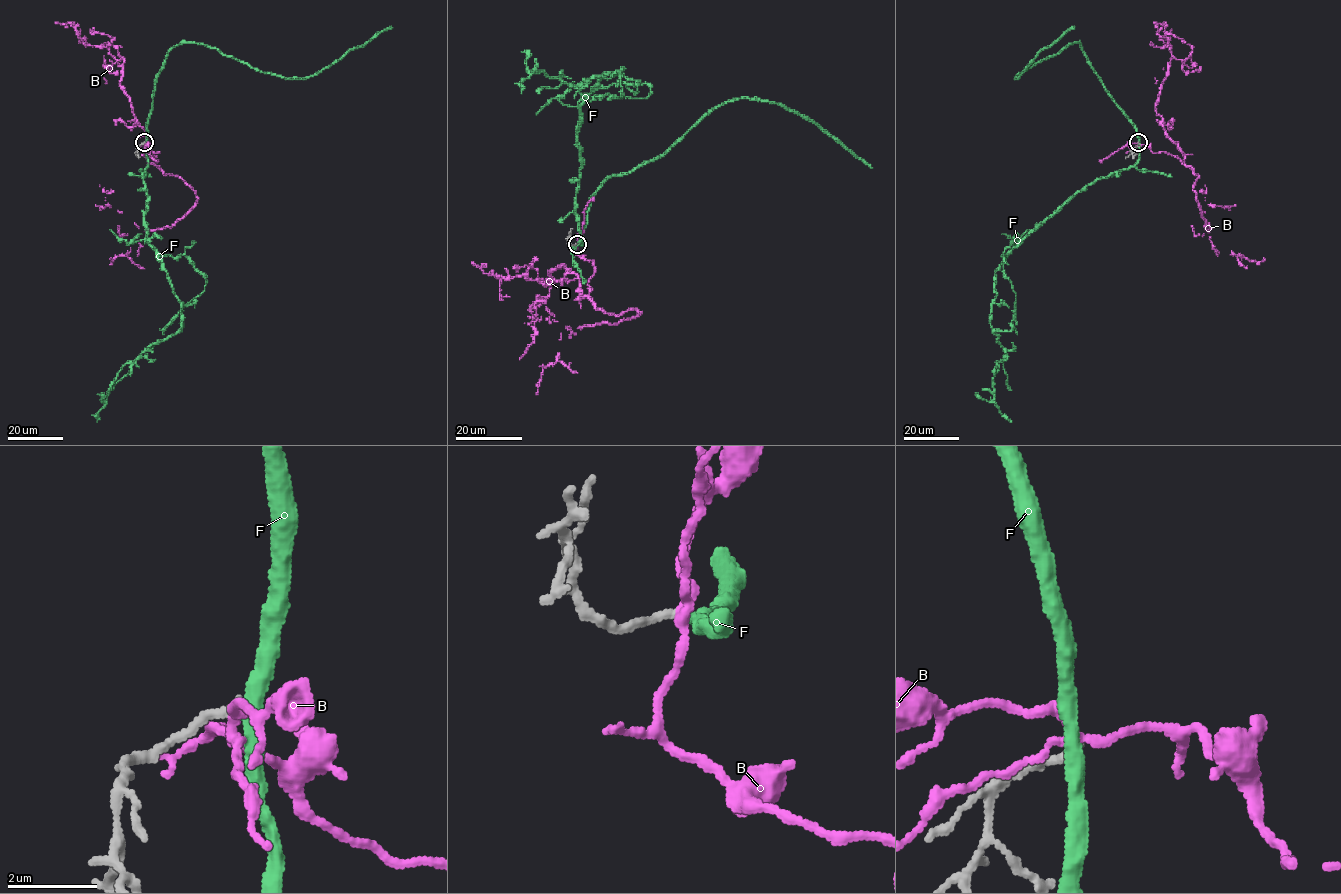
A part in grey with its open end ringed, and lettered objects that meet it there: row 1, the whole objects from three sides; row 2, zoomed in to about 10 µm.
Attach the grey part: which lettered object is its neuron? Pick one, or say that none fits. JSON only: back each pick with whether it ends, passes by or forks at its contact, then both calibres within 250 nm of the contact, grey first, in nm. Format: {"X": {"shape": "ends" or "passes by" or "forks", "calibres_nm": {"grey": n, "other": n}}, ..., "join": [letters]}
{"join": []}

